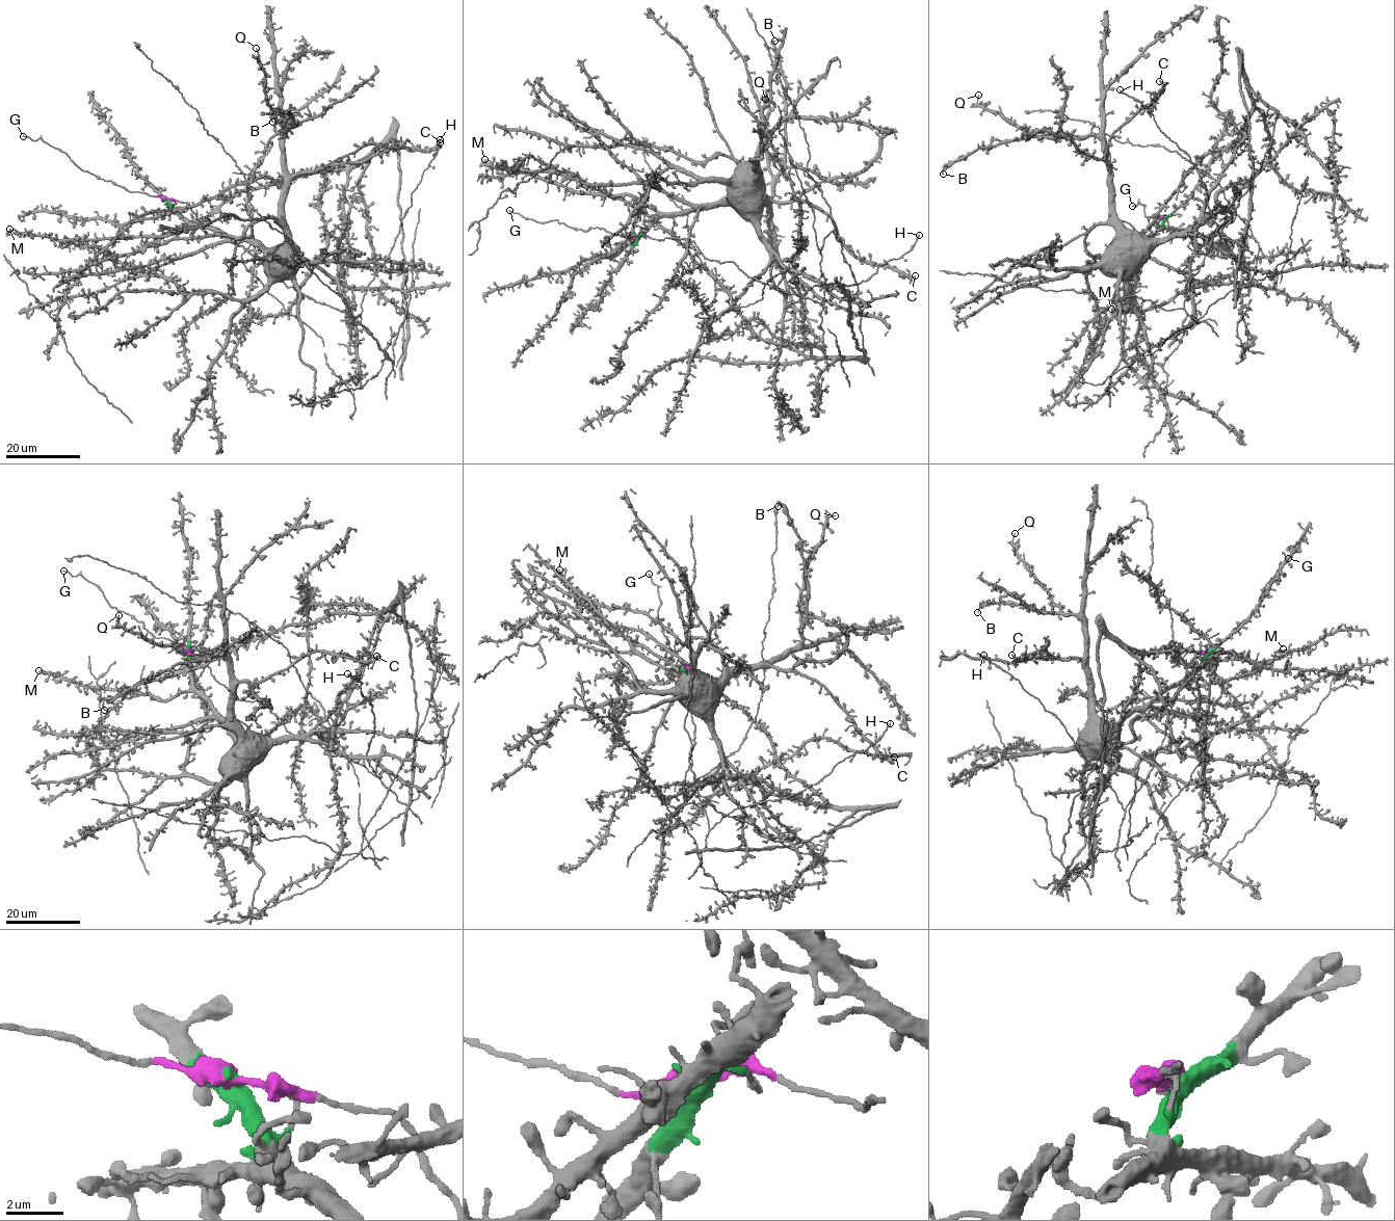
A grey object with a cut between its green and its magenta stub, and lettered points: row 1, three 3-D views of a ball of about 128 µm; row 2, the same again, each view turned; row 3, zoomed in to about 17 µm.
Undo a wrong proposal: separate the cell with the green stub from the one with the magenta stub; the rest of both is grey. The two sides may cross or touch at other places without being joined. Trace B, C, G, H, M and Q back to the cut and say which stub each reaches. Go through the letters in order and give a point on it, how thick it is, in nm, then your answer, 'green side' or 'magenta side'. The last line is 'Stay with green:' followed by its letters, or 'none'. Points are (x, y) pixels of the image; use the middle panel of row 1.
B: (774, 41) | 130 nm | green side
C: (915, 275) | 160 nm | green side
G: (509, 210) | 160 nm | magenta side
H: (919, 235) | 240 nm | magenta side
M: (484, 159) | 260 nm | green side
Q: (765, 99) | 160 nm | green side
Stay with green: B, C, M, Q

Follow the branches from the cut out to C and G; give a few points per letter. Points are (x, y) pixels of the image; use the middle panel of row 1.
C: (638, 236), (664, 217), (747, 203), (755, 192), (770, 201), (816, 205), (849, 249), (864, 260), (915, 275)
G: (638, 236), (626, 239), (599, 228), (576, 229), (557, 219), (538, 222), (508, 210)

